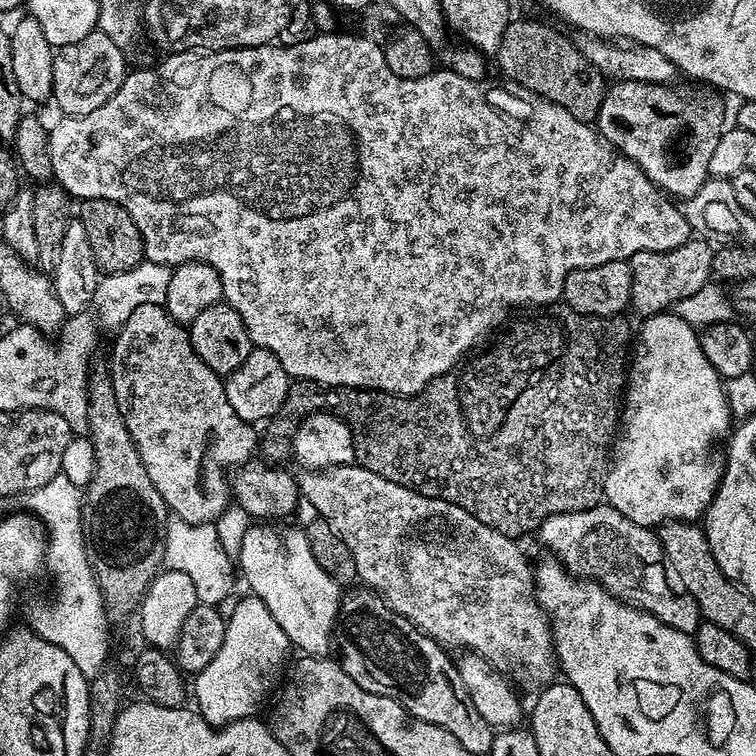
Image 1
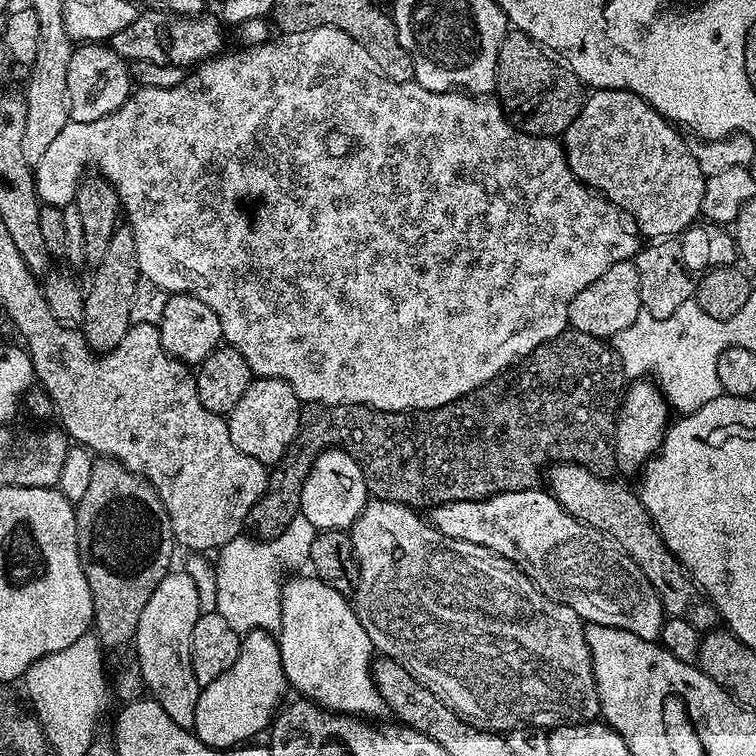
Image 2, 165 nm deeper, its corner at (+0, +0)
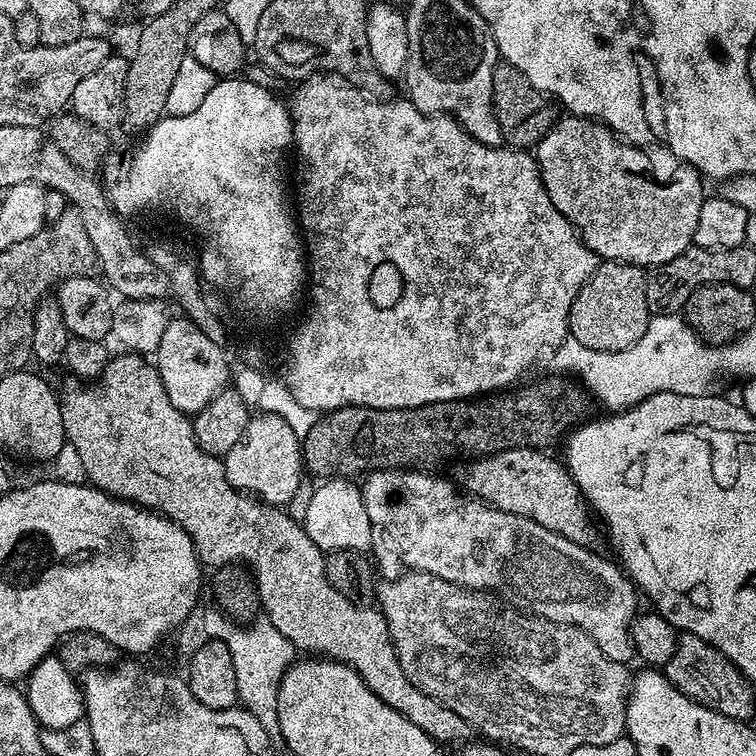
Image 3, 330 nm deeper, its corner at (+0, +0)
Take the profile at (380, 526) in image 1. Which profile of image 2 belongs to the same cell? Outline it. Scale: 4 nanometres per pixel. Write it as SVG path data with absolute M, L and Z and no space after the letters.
M369 499L362 510L359 520L352 523L350 535L354 554L358 558L360 581L354 597L357 618L362 622L366 634L370 638L373 649L379 655L389 656L404 665L410 675L428 687L440 701L455 710L459 716L467 718L481 730L497 734L507 734L514 728L531 726L536 730L551 730L561 724L586 724L600 716L600 699L598 686L594 678L594 666L590 646L586 642L585 621L570 606L558 604L545 596L536 581L531 580L522 569L506 557L491 552L486 546L478 546L474 542L466 542L458 538L450 538L436 529L436 525L424 520L419 511L406 504L389 500Z

